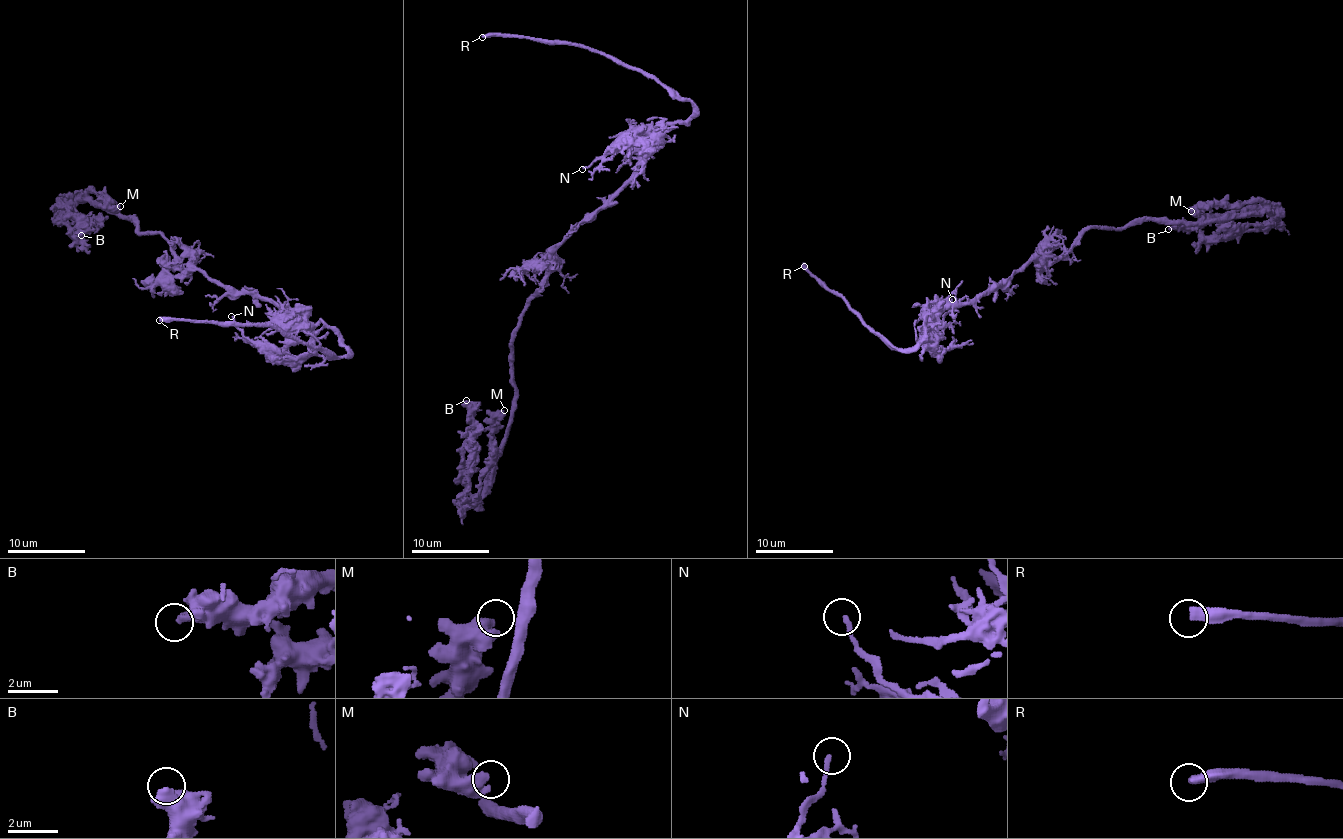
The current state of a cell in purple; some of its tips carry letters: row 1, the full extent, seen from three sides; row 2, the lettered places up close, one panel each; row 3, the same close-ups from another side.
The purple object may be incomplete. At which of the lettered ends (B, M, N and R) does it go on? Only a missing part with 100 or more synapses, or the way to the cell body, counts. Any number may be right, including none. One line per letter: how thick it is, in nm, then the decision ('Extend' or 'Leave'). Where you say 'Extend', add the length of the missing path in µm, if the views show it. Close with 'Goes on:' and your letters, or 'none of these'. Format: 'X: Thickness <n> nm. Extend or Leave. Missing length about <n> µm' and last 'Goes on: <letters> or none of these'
B: Thickness 400 nm. Leave
M: Thickness 320 nm. Leave
N: Thickness 170 nm. Leave
R: Thickness 400 nm. Extend. Missing length about 20 µm
Goes on: R

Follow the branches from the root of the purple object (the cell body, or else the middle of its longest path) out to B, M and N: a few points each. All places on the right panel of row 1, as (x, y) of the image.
B: (1014, 272), (1032, 261), (1061, 260), (1086, 227), (1269, 212), (1232, 210), (1168, 229)
M: (1014, 272), (1032, 261), (1061, 260), (1086, 227), (1232, 219), (1258, 215), (1265, 206), (1198, 205), (1191, 211)
N: (1014, 272), (1003, 283), (989, 286), (966, 302), (942, 305), (928, 319), (926, 335), (935, 330), (952, 299)

